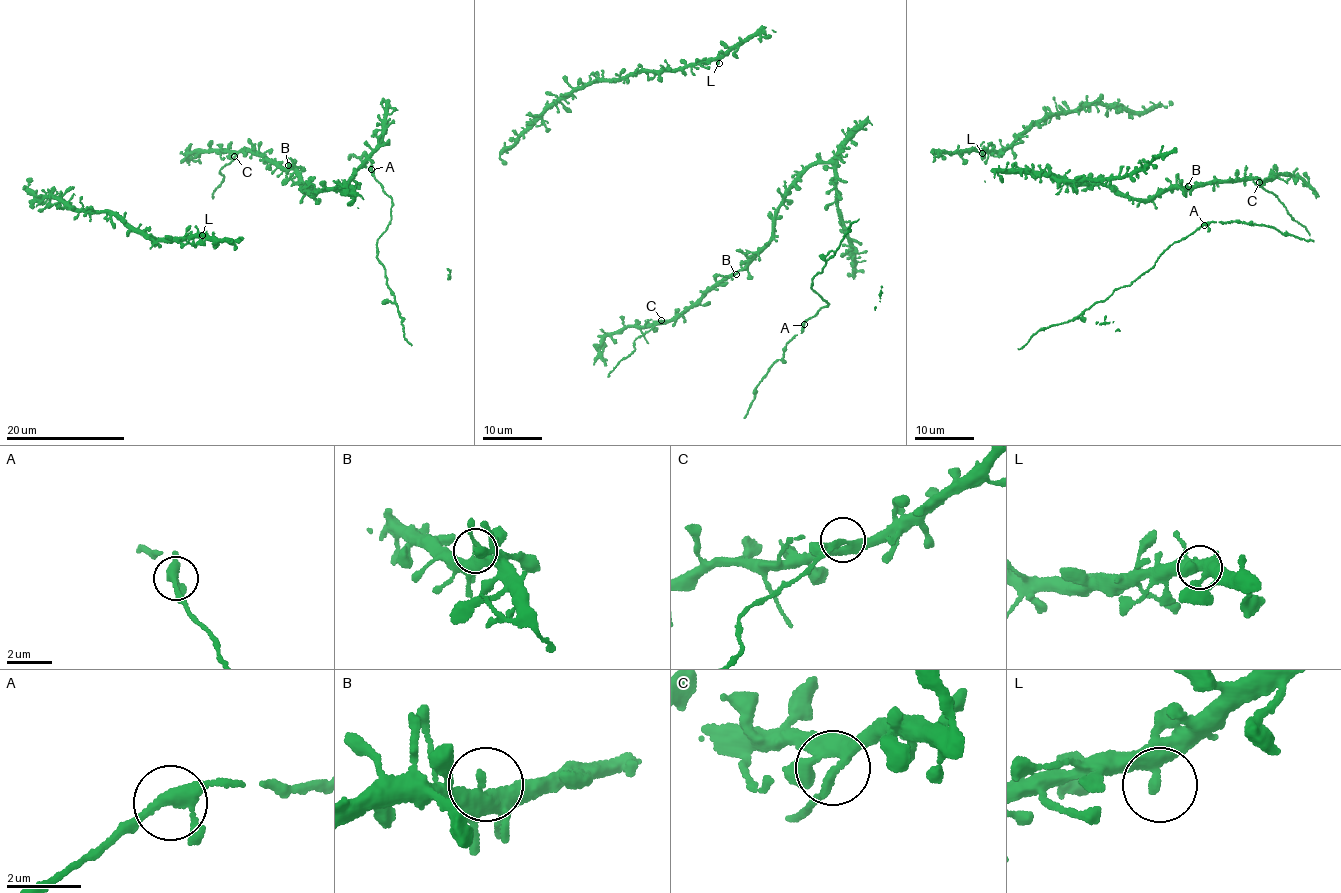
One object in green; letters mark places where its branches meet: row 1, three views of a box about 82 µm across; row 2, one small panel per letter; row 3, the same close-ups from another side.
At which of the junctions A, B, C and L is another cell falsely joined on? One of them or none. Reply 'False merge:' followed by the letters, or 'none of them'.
False merge: C

